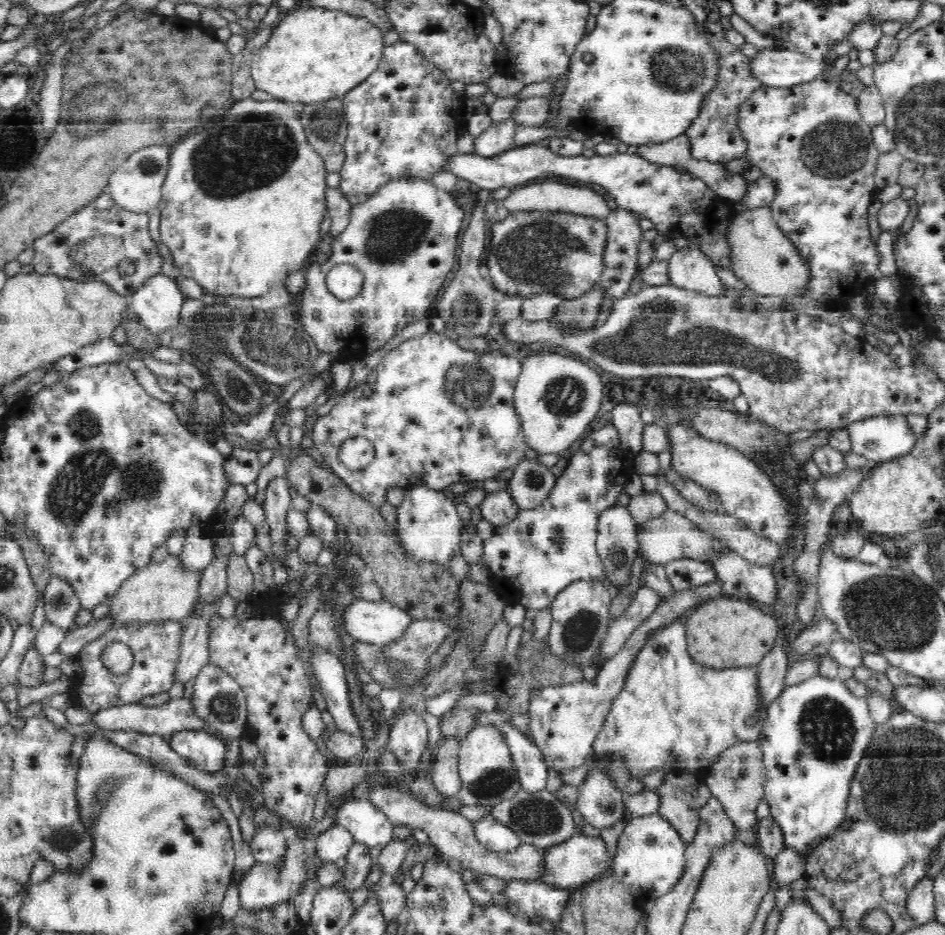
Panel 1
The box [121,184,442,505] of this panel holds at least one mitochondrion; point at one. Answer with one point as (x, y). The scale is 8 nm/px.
(277, 343)

